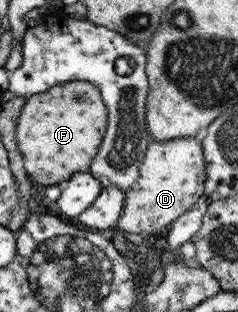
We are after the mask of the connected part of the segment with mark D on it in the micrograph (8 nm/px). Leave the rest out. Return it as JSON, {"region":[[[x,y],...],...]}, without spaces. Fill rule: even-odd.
{"region":[[[196,135],[149,143],[139,166],[138,180],[125,191],[126,199],[117,228],[129,234],[158,235],[196,203],[203,194],[206,181],[201,139],[202,135]]]}

